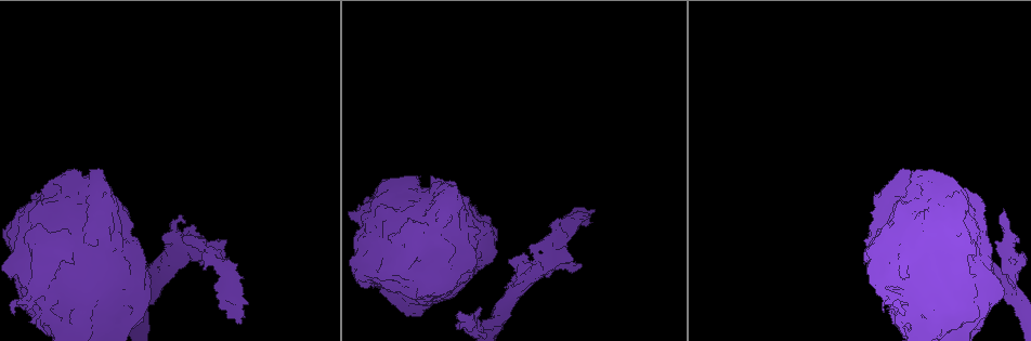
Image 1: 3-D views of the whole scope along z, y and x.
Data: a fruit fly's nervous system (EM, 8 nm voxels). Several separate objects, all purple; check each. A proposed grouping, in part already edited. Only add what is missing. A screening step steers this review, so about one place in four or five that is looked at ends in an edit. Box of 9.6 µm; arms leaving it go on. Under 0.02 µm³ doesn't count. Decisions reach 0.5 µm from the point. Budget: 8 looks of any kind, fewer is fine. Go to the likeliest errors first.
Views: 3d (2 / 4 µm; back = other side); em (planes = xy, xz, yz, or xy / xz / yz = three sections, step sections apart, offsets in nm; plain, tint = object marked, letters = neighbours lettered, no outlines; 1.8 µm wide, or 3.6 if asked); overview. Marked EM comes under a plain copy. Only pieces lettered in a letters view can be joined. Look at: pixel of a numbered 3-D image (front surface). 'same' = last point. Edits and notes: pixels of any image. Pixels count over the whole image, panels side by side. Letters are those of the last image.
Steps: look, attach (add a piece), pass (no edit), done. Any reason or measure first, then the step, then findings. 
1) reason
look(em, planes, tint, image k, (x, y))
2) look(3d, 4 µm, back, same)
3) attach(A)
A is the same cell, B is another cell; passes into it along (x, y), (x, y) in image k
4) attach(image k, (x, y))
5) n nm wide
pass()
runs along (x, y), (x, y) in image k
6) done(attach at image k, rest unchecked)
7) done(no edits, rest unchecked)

branch stops here
look(3d, 2 µm, back, image 1, (588, 220))

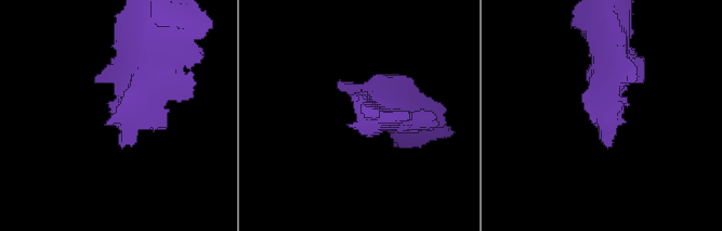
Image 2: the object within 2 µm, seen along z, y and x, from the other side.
look(em, planes, tint, image 2, (131, 143))

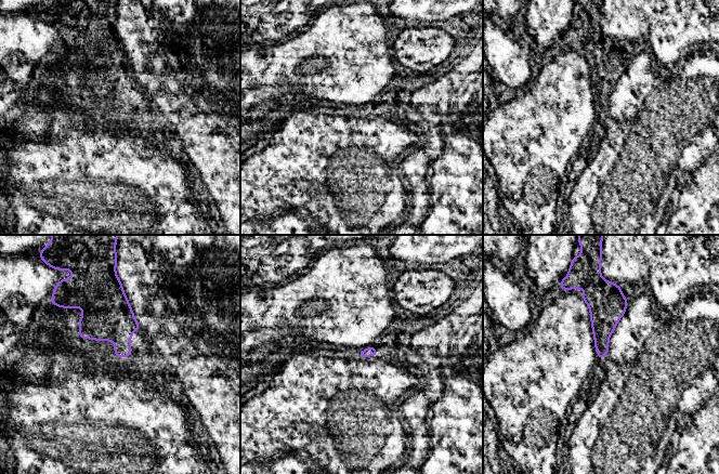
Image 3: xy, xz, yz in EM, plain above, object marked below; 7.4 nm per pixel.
look(em, planes, letters, same)

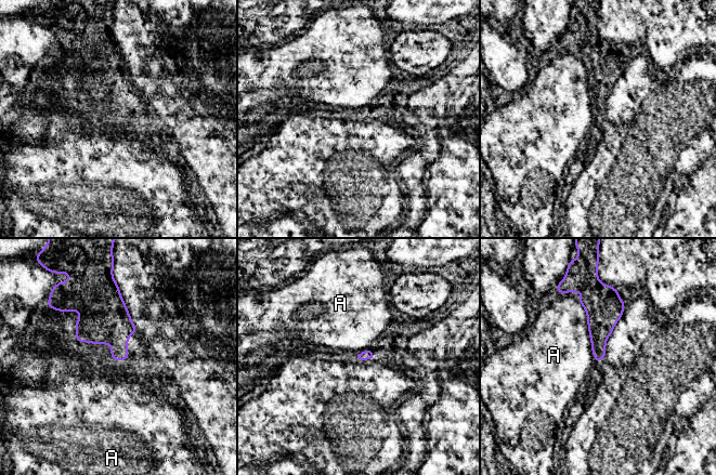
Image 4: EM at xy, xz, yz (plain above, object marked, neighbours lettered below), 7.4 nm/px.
pass()
A is another cell; border along (575, 299), (586, 313), (595, 359) in image 4; none of them fits

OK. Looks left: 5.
look(3d, 4 µm, image 1, (908, 297))

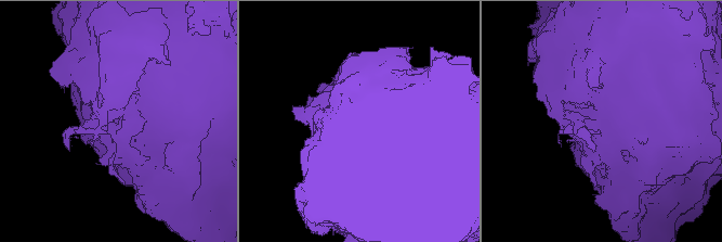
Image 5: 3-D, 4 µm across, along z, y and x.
now the EM
look(em, 3.6 µm, planes, tint, image 5, (115, 122))

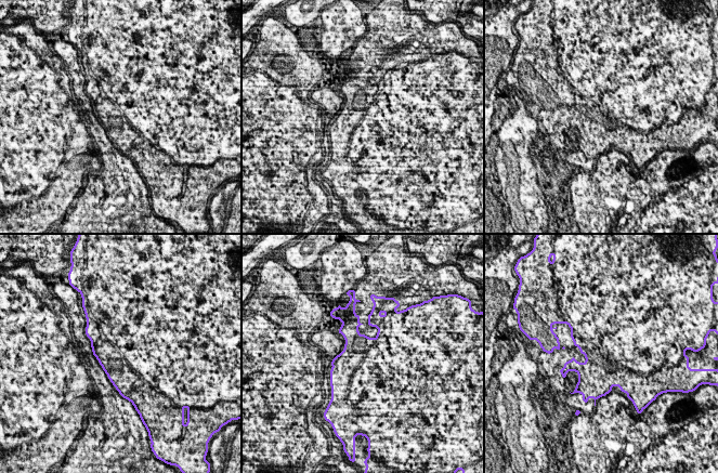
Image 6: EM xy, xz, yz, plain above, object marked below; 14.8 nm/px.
what lies round it
look(em, 3.6 µm, planes, letters, same)

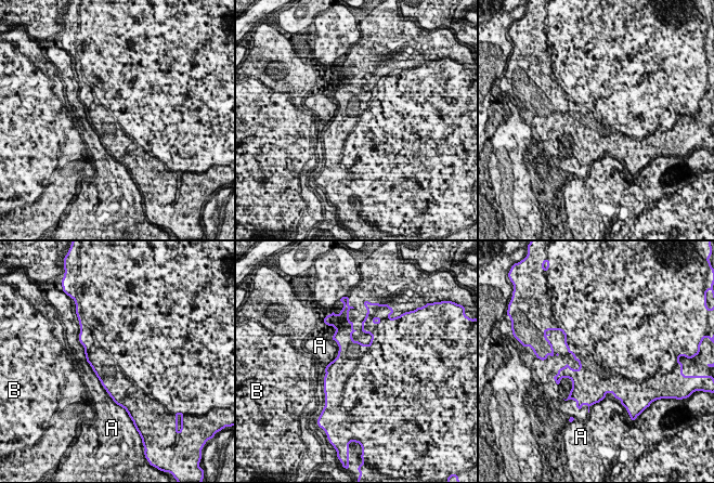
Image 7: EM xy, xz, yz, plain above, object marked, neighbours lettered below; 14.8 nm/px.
pass()
A and B are other cells; border along (83, 350), (86, 361), (92, 367) in image 7; no lettered piece goes on from it

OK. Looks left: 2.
free end
look(em, planes, letters, image 1, (1004, 211))

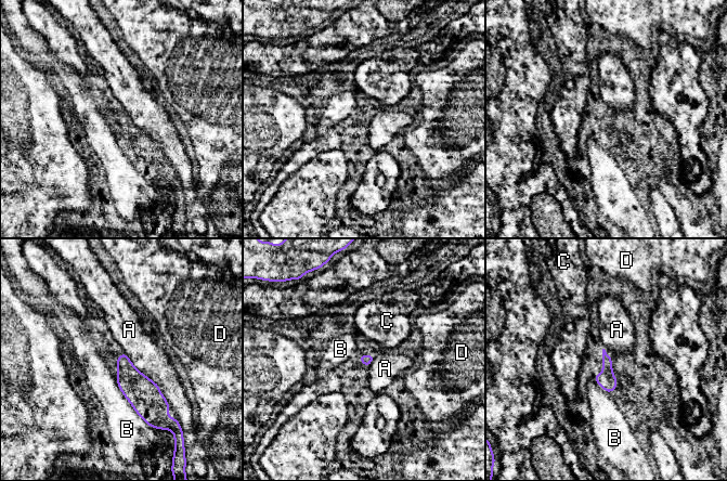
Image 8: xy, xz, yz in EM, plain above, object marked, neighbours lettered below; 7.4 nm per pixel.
pass()
A, B, C and D are other cells; border along (124, 351), (157, 385), (169, 405) in image 8; none of them fits

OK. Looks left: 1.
done(no edits, rest unchecked)

